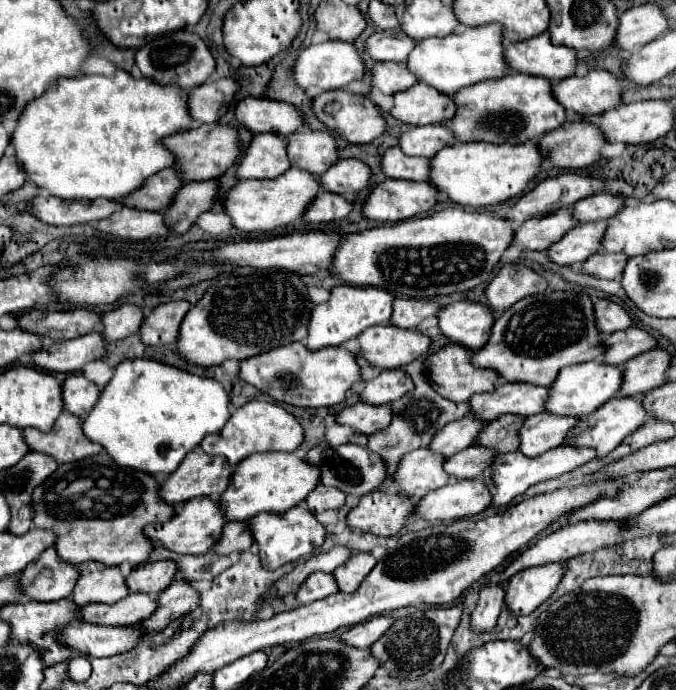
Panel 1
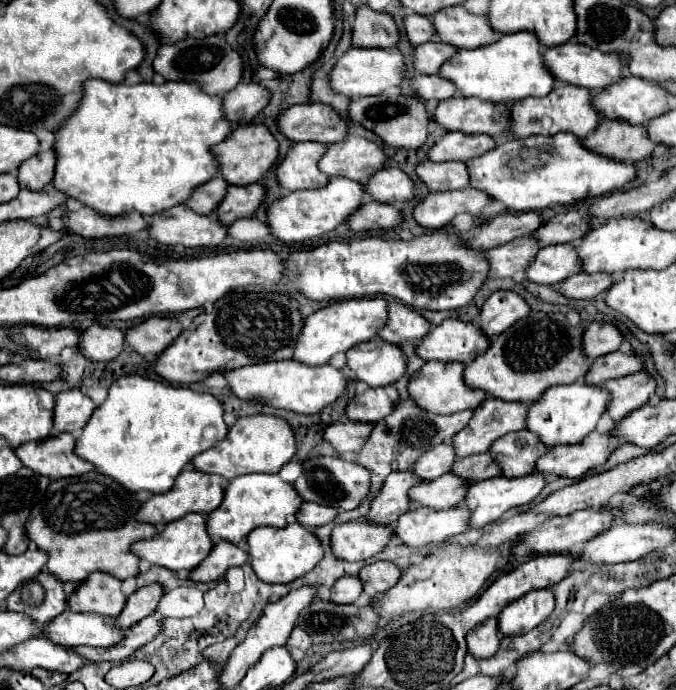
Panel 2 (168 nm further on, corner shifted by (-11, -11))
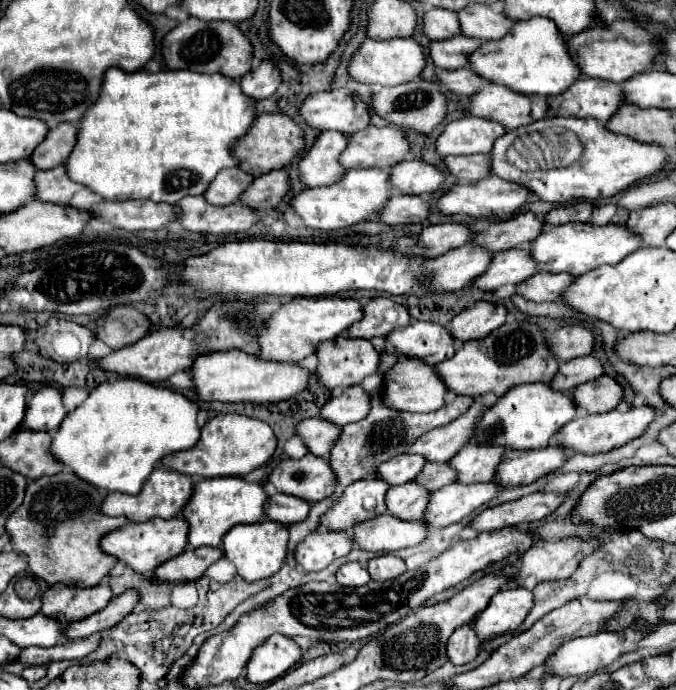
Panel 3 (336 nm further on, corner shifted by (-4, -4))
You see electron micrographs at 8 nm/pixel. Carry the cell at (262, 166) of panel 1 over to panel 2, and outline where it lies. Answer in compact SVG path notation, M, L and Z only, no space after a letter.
M317 142L293 144L287 156L275 168L279 186L285 190L305 190L327 184L327 176L323 176L317 168L317 160L325 150L327 146Z

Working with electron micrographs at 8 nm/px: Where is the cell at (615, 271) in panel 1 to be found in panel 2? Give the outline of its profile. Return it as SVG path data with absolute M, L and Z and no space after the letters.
M597 272L597 274L575 274L569 276L567 280L563 280L559 292L563 292L567 298L583 298L583 300L591 300L599 294L605 294L611 286L615 284L613 276L605 274L605 272Z

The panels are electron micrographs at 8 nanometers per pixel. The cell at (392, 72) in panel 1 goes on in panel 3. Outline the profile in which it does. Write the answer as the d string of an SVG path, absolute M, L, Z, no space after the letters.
M456 69L456 71L438 71L440 85L444 91L452 91L458 97L470 97L480 91L482 83L486 83L484 77L478 73L472 73L472 69Z

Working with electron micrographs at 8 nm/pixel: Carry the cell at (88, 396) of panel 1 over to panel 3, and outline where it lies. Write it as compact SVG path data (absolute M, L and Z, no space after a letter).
M42 387L30 401L24 413L22 425L30 431L46 431L56 433L62 419L66 417L66 409L62 405L62 393L56 387Z

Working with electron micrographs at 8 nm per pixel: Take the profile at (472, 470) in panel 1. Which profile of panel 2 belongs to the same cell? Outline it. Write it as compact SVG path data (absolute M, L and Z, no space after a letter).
M455 474L439 476L431 482L411 488L409 492L415 506L429 506L429 508L457 506L465 494L467 494L467 482L463 482L463 478Z

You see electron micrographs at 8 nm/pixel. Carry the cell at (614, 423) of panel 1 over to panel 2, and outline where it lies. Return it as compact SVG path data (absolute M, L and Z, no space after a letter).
M593 430L579 444L563 444L551 448L539 462L537 472L553 476L581 478L591 470L603 468L615 450L615 438L611 432Z

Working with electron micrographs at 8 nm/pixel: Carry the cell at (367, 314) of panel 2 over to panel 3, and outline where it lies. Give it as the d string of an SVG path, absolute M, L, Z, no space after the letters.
M296 297L288 303L284 303L278 311L274 311L264 331L256 337L258 341L258 357L264 361L298 361L314 353L316 345L322 341L328 341L332 337L342 335L348 325L358 321L362 317L360 303L352 299L340 299L340 297Z

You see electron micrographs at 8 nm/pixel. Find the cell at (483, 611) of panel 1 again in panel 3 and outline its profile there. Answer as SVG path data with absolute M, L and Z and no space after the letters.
M470 625L456 629L446 643L448 661L452 665L464 665L474 661L478 655L478 649L480 649L480 639L474 635Z

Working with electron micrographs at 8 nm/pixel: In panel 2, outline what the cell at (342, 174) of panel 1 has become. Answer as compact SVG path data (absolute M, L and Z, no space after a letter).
M381 168L363 186L375 202L401 204L413 198L413 180L399 168Z

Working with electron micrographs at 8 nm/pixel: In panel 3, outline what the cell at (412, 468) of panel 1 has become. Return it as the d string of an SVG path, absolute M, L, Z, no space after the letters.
M374 477L354 481L342 497L320 517L320 525L332 531L348 531L354 523L378 517L384 513L384 493L388 485L374 481Z

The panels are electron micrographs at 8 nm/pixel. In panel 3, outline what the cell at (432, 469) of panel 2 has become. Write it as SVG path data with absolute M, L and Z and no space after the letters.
M402 453L400 457L396 457L392 461L384 461L382 465L378 465L374 477L388 483L390 487L404 485L404 483L412 481L412 477L416 477L416 473L420 473L424 463L426 463L424 457Z

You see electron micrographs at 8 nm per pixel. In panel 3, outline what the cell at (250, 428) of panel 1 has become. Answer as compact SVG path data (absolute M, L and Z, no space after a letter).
M226 413L210 419L200 433L198 443L192 449L186 451L176 451L166 457L162 457L162 465L188 475L188 477L198 477L198 479L212 479L212 477L242 477L258 467L262 467L274 453L276 449L276 437L272 429L264 421L250 419L246 415L236 415L236 413Z

